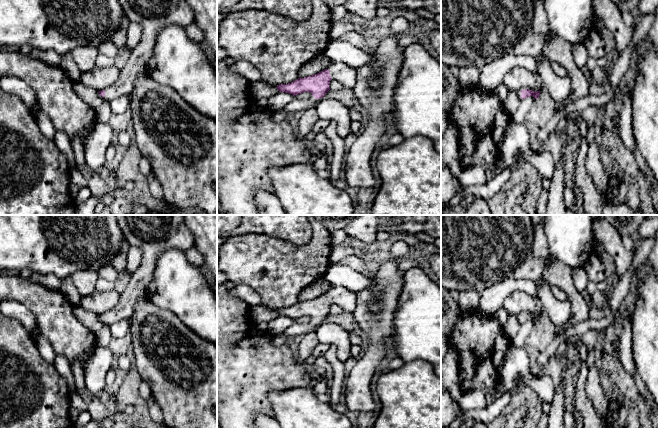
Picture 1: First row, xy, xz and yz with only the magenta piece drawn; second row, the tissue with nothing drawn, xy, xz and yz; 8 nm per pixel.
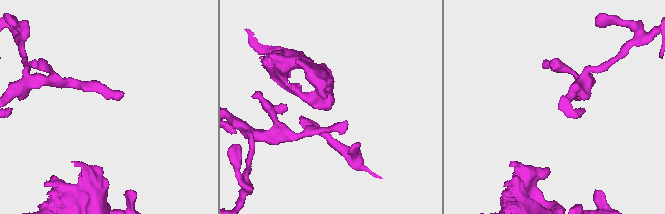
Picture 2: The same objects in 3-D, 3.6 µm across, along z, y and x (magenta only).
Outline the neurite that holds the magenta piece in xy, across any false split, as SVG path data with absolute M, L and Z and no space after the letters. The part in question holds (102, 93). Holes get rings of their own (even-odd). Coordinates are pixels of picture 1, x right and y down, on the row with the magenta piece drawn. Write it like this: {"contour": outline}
{"contour": "M119 0L119 2L130 22L141 24L143 31L140 43L132 49L117 81L106 90L99 91L100 96L105 97L108 101L132 94L134 80L140 72L146 71L147 64L153 54L157 35L162 29L172 25L186 27L194 23L193 10L185 0Z"}

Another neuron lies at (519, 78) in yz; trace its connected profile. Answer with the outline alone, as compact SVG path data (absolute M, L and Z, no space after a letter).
M515 67L507 72L502 84L509 91L525 90L540 91L534 73L523 67Z

